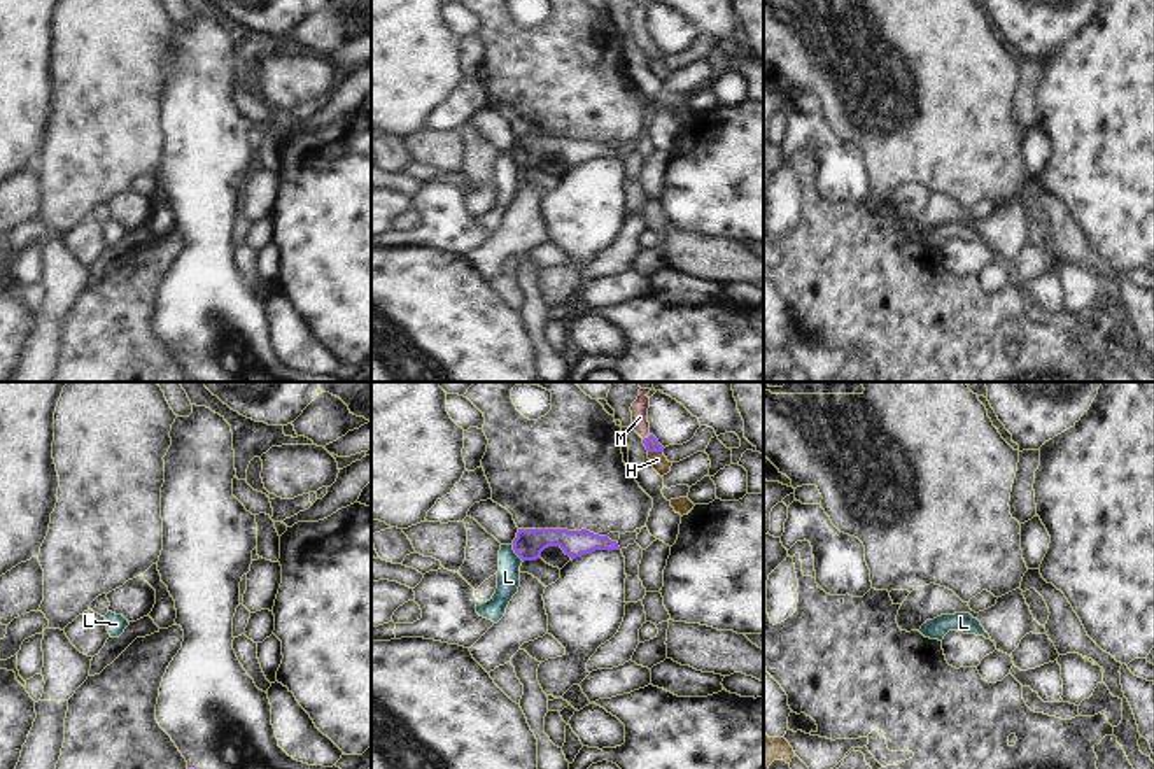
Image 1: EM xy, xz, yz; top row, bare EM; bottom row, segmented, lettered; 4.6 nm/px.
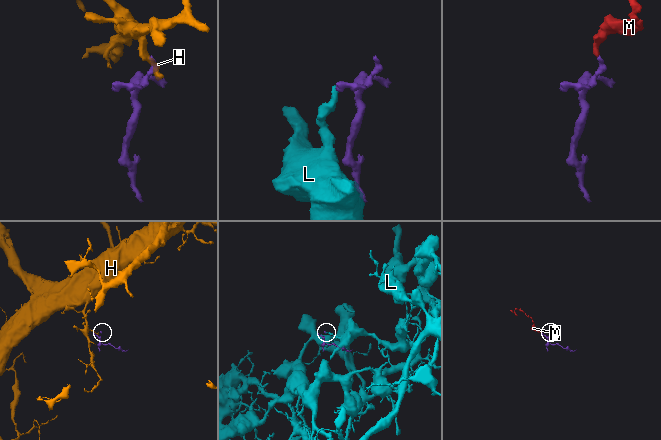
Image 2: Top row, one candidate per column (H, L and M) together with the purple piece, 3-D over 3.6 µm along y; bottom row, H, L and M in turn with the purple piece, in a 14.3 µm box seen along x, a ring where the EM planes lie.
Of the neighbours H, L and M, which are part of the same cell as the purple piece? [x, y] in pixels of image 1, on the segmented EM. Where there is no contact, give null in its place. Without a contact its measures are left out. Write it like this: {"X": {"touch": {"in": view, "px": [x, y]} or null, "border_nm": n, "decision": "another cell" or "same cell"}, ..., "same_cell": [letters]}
{"H": {"touch": {"in": "xz", "px": [655, 451]}, "border_nm": 70, "decision": "another cell"}, "L": {"touch": {"in": "xz", "px": [515, 552]}, "border_nm": 90, "decision": "another cell"}, "M": {"touch": {"in": "xz", "px": [648, 437]}, "border_nm": 50, "decision": "same cell"}, "same_cell": ["M"]}

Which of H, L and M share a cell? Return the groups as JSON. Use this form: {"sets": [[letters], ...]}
{"sets": [["H"], ["L"], ["M"]]}

